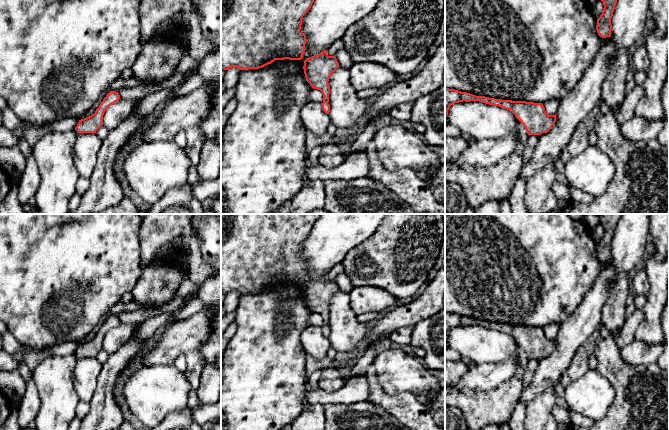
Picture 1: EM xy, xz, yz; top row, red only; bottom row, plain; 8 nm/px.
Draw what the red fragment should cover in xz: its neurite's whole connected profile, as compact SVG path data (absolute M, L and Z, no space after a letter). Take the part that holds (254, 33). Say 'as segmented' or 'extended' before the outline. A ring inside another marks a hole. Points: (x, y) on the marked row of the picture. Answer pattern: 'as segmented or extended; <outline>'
as segmented; M221 0L221 68L259 69L275 60L301 60L306 35L300 32L303 16L314 0Z

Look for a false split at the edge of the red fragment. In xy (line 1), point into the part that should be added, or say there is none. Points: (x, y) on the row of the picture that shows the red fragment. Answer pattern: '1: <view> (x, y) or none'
1: none

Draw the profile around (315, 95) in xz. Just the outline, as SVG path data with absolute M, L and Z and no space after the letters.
M313 89L308 95L308 102L323 103L323 94L320 90Z

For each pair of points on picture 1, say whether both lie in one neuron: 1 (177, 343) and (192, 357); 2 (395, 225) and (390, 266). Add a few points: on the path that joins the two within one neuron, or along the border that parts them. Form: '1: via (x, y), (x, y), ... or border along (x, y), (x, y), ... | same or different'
1: border along (198, 349), (185, 355) | different
2: via (395, 235), (392, 256) | same

